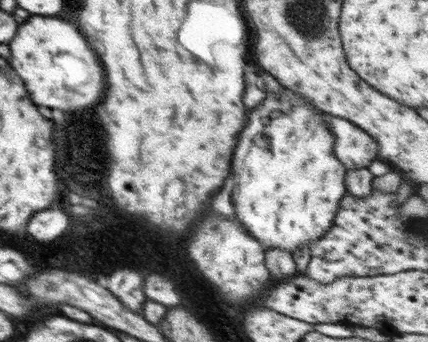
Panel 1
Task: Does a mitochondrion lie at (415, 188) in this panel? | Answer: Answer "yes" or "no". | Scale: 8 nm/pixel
no

